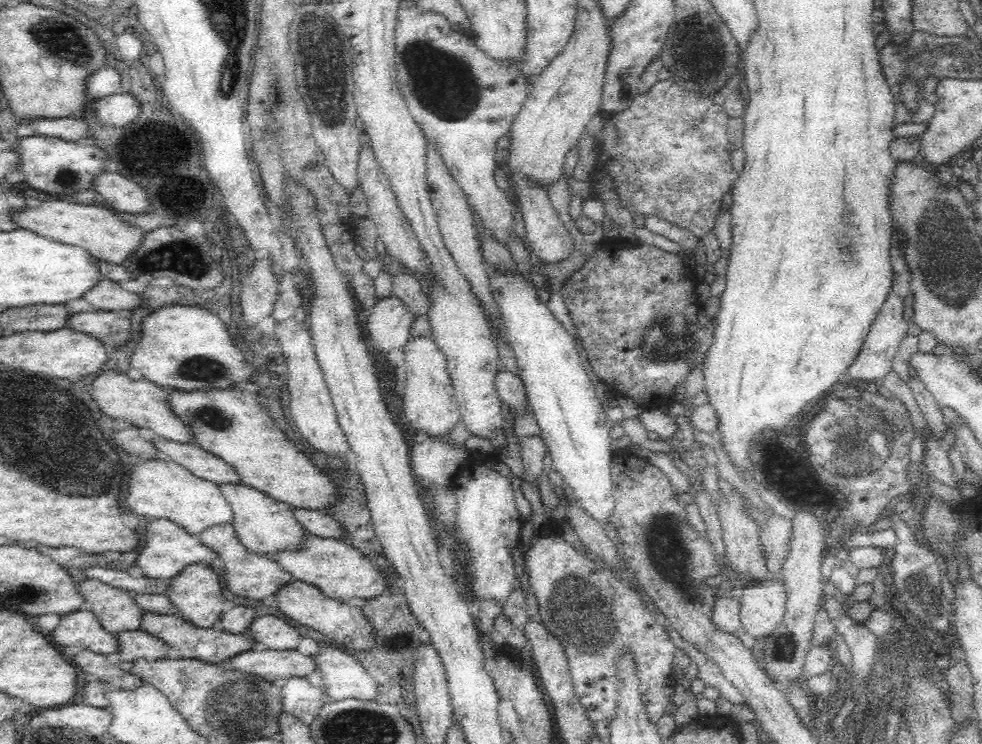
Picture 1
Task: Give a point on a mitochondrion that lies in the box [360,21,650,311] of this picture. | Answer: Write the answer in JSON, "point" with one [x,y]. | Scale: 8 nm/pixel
{"point":[446,85]}

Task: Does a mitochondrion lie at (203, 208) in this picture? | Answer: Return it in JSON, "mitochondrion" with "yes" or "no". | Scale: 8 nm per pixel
{"mitochondrion":"no"}

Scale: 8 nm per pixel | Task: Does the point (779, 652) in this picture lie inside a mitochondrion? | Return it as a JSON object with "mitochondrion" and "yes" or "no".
{"mitochondrion":"no"}

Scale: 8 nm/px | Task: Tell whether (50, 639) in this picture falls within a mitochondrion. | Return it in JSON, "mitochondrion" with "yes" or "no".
{"mitochondrion":"no"}

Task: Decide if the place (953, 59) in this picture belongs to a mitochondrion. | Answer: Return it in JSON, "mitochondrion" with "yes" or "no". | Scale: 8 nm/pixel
{"mitochondrion":"yes"}

